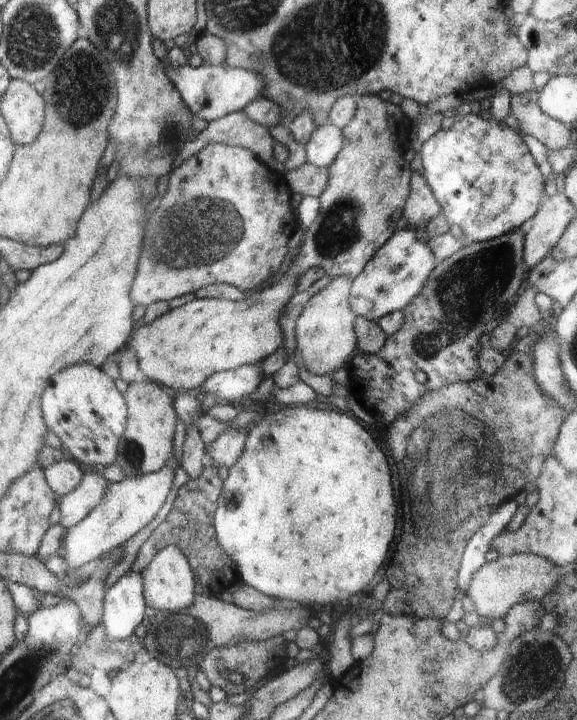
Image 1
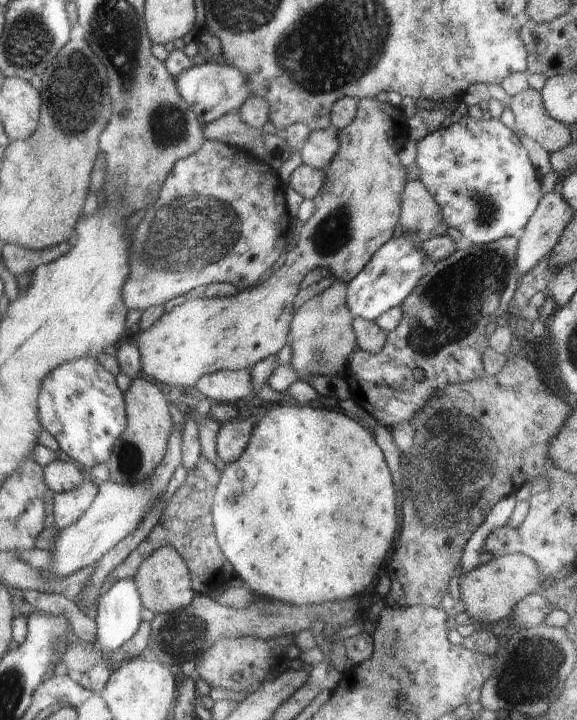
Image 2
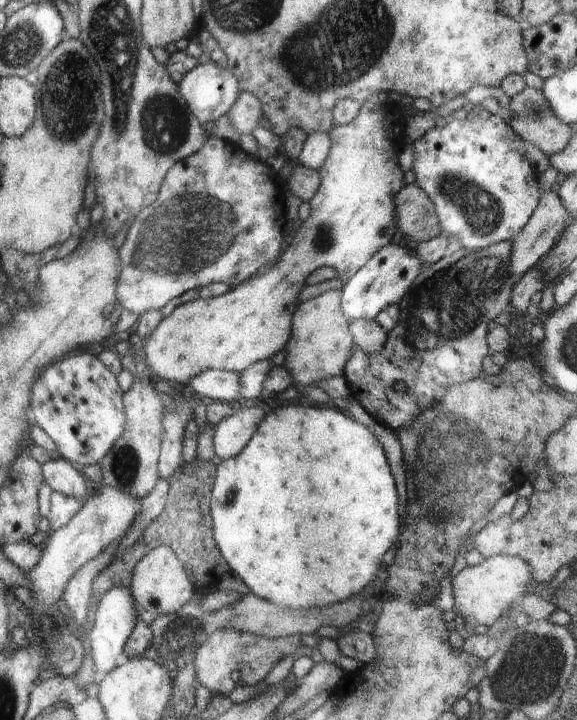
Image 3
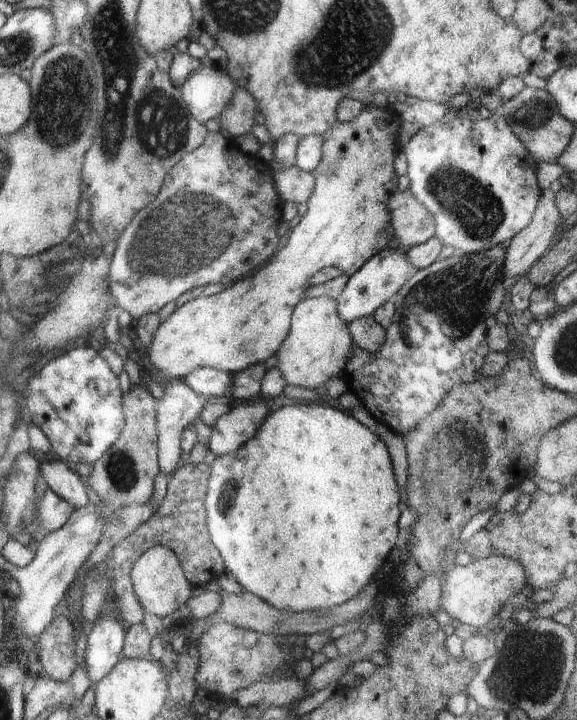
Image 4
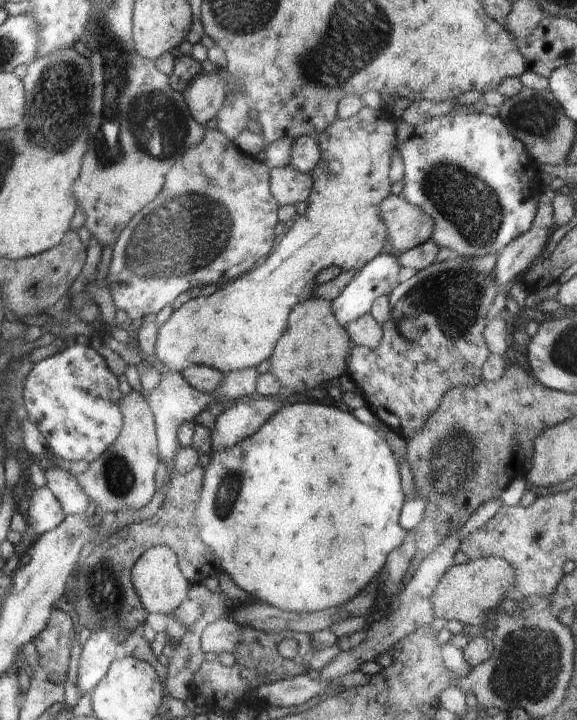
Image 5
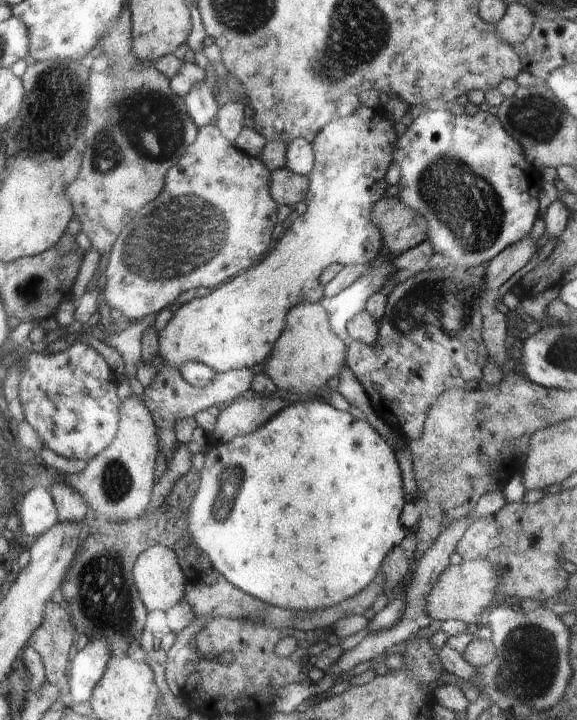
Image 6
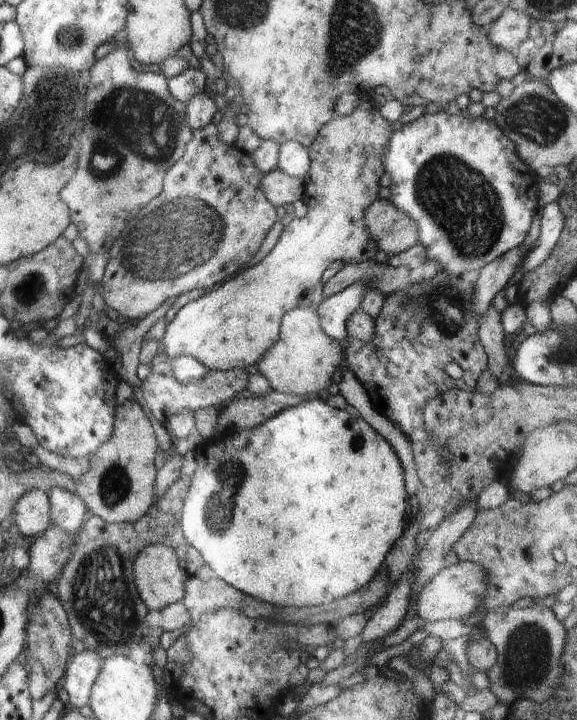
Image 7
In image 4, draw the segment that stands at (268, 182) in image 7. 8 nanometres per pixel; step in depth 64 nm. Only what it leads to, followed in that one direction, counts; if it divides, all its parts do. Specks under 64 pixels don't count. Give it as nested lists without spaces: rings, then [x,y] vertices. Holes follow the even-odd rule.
[[[292,167],[273,172],[273,186],[276,195],[284,202],[300,205],[307,203],[315,190],[315,176]]]

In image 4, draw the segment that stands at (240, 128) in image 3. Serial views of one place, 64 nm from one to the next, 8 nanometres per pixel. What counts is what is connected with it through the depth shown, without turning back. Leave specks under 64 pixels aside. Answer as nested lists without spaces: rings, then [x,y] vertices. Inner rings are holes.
[[[237,86],[231,102],[218,116],[221,129],[225,129],[232,139],[251,133],[254,124],[259,120],[255,100],[244,88]]]

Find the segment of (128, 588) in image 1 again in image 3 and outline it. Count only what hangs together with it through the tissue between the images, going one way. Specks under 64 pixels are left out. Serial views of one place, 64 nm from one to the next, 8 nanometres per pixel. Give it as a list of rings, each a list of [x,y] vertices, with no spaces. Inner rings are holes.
[[[118,586],[107,591],[96,608],[94,622],[88,634],[90,658],[94,661],[94,671],[110,672],[122,660],[124,646],[134,629],[135,623],[139,620],[138,606],[133,600],[130,590]]]

